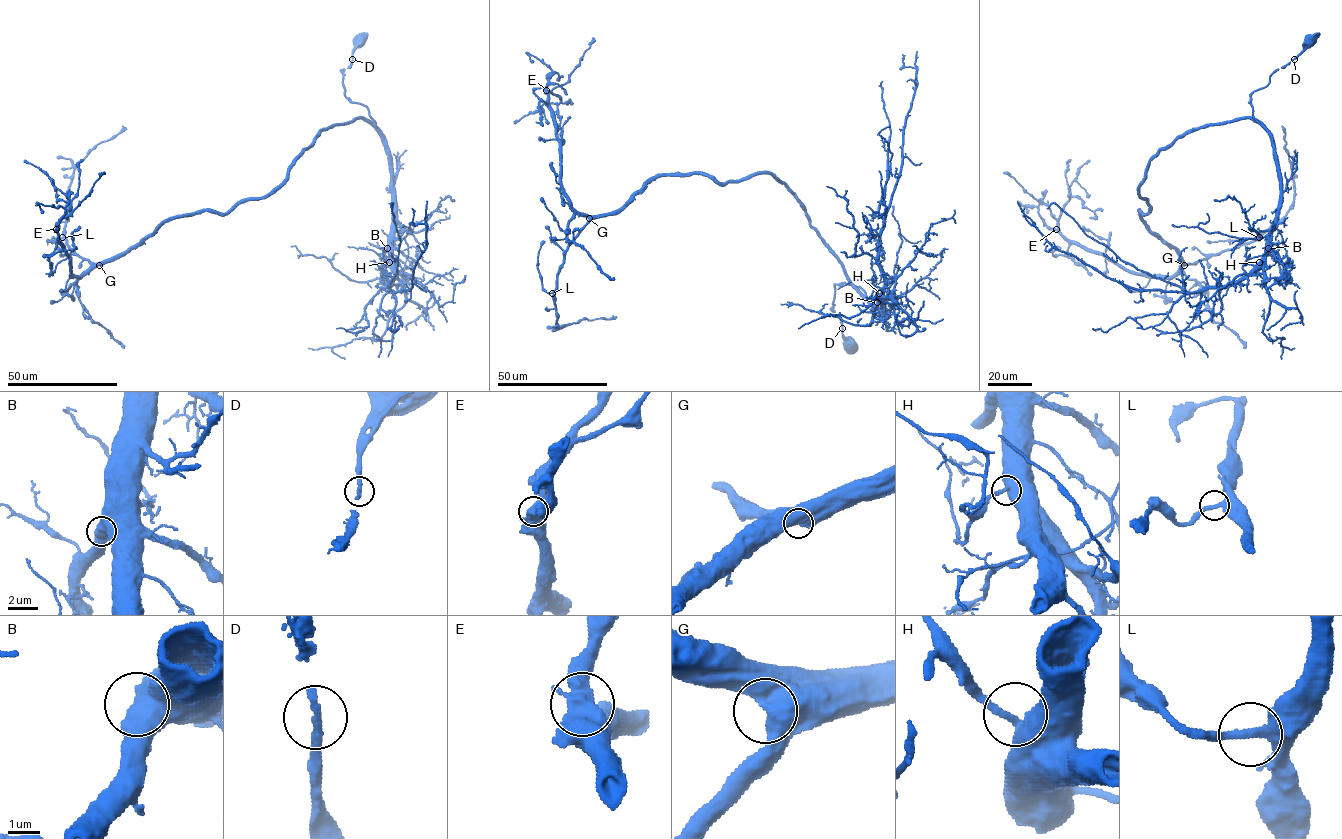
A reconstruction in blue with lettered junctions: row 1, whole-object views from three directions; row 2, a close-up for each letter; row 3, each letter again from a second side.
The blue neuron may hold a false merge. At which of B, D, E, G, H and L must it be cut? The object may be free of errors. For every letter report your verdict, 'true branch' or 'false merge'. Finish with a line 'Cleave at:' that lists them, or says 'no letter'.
B: true branch
D: true branch
E: true branch
G: true branch
H: true branch
L: true branch
Cleave at: no letter

